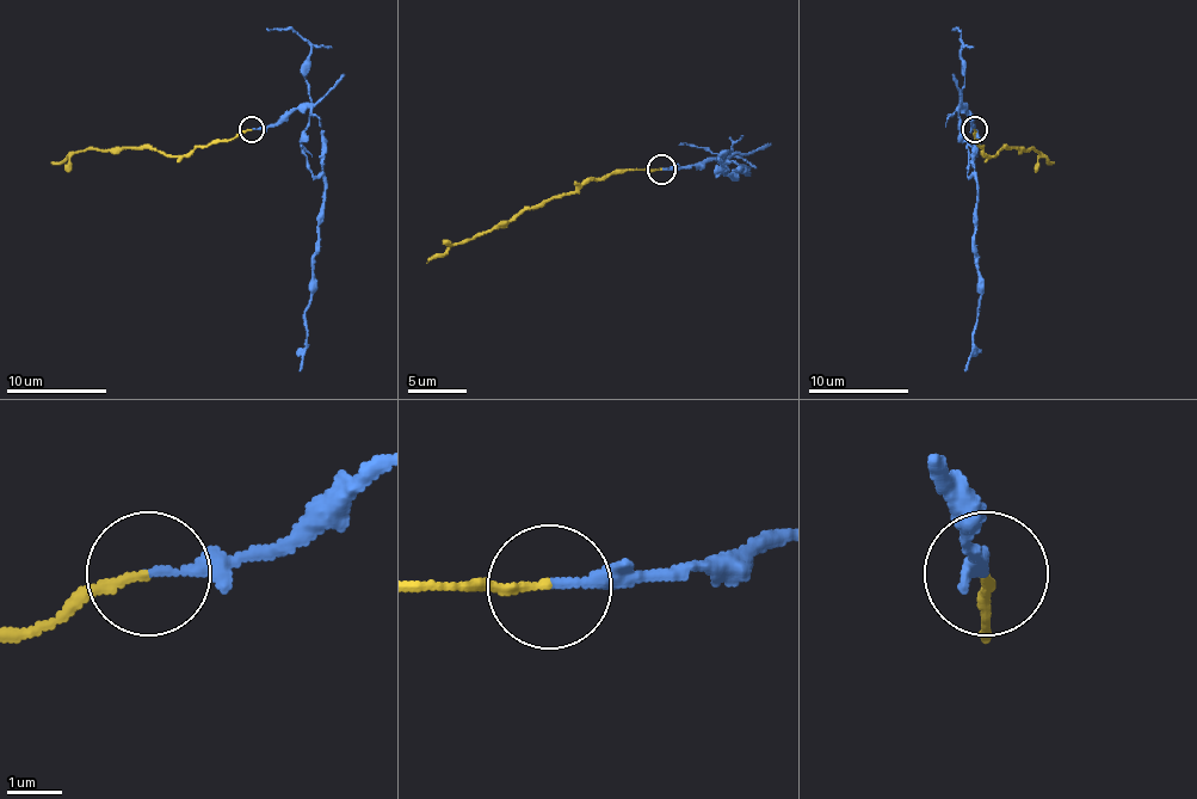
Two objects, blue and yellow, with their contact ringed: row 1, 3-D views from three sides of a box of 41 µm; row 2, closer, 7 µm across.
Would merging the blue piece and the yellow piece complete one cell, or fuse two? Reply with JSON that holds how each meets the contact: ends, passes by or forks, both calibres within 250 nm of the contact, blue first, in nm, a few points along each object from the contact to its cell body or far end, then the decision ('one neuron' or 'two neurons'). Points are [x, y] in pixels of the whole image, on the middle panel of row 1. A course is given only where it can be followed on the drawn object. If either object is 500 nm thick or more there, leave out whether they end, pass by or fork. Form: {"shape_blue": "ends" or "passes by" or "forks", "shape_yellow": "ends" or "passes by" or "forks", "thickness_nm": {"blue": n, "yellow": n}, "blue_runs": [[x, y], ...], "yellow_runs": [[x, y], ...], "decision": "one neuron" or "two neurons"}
{"shape_blue": "ends", "shape_yellow": "ends", "thickness_nm": {"blue": 170, "yellow": 140}, "blue_runs": [[660, 168], [702, 166], [728, 151], [720, 160], [734, 160], [746, 172], [740, 168], [732, 178], [716, 157]], "yellow_runs": [[660, 168], [614, 172], [475, 234], [427, 263]], "decision": "two neurons"}

